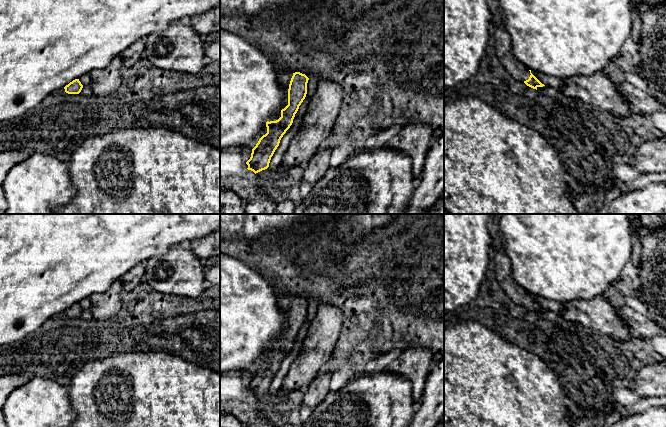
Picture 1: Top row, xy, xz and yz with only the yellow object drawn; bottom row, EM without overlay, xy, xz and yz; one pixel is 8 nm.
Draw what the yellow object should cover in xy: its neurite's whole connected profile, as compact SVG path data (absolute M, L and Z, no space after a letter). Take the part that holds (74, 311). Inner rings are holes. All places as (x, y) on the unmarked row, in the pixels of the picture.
M75 303L64 311L65 316L68 318L79 318L83 312L83 309L79 303Z

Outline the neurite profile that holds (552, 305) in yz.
M532 294L531 297L545 310L550 310L552 312L557 312L559 314L564 310L564 304L561 302L545 299L543 297L535 296Z

